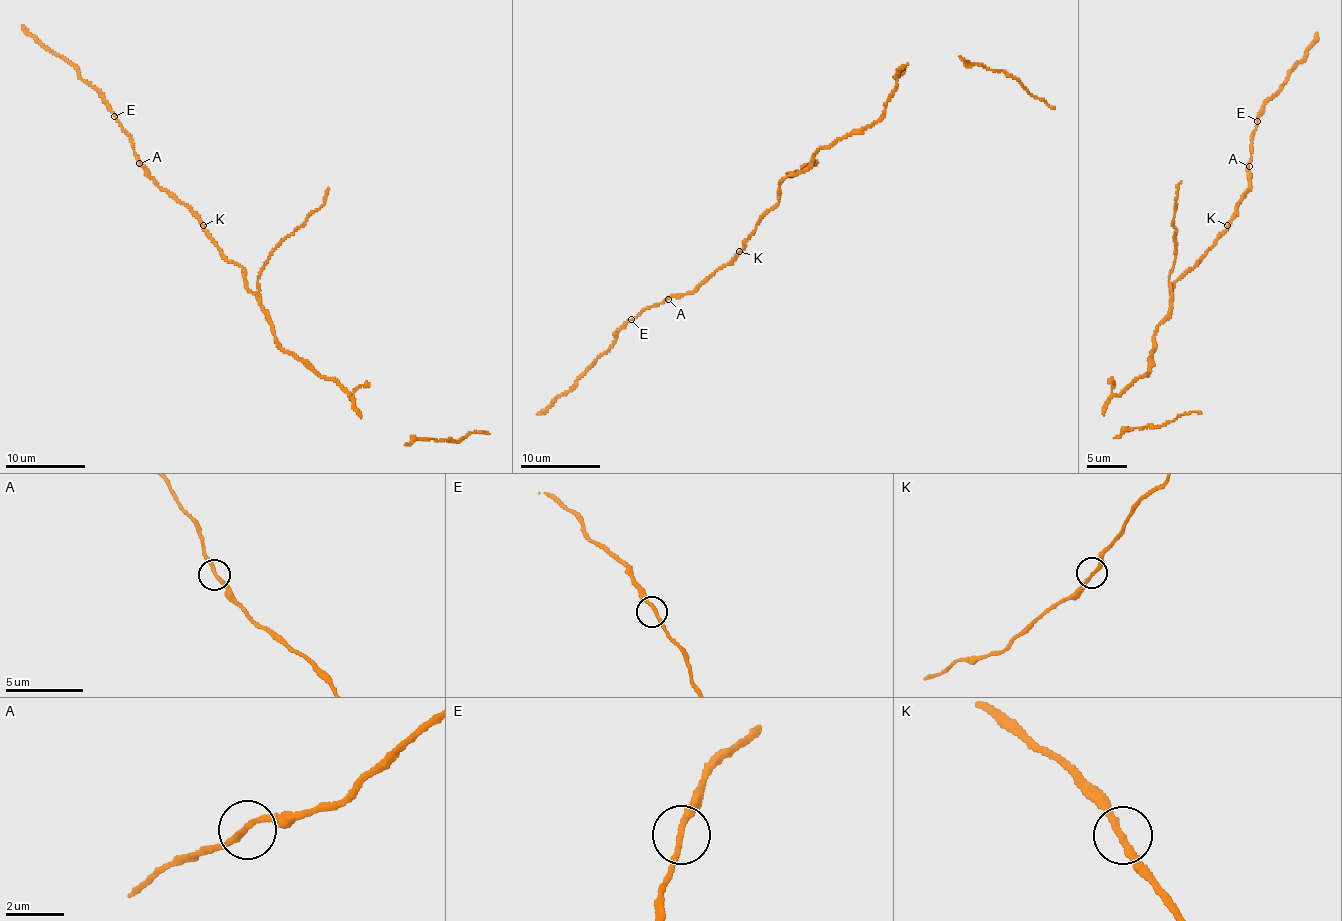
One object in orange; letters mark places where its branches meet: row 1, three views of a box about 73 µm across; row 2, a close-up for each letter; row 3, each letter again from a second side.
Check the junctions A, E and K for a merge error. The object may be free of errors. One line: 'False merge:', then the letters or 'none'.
False merge: none

